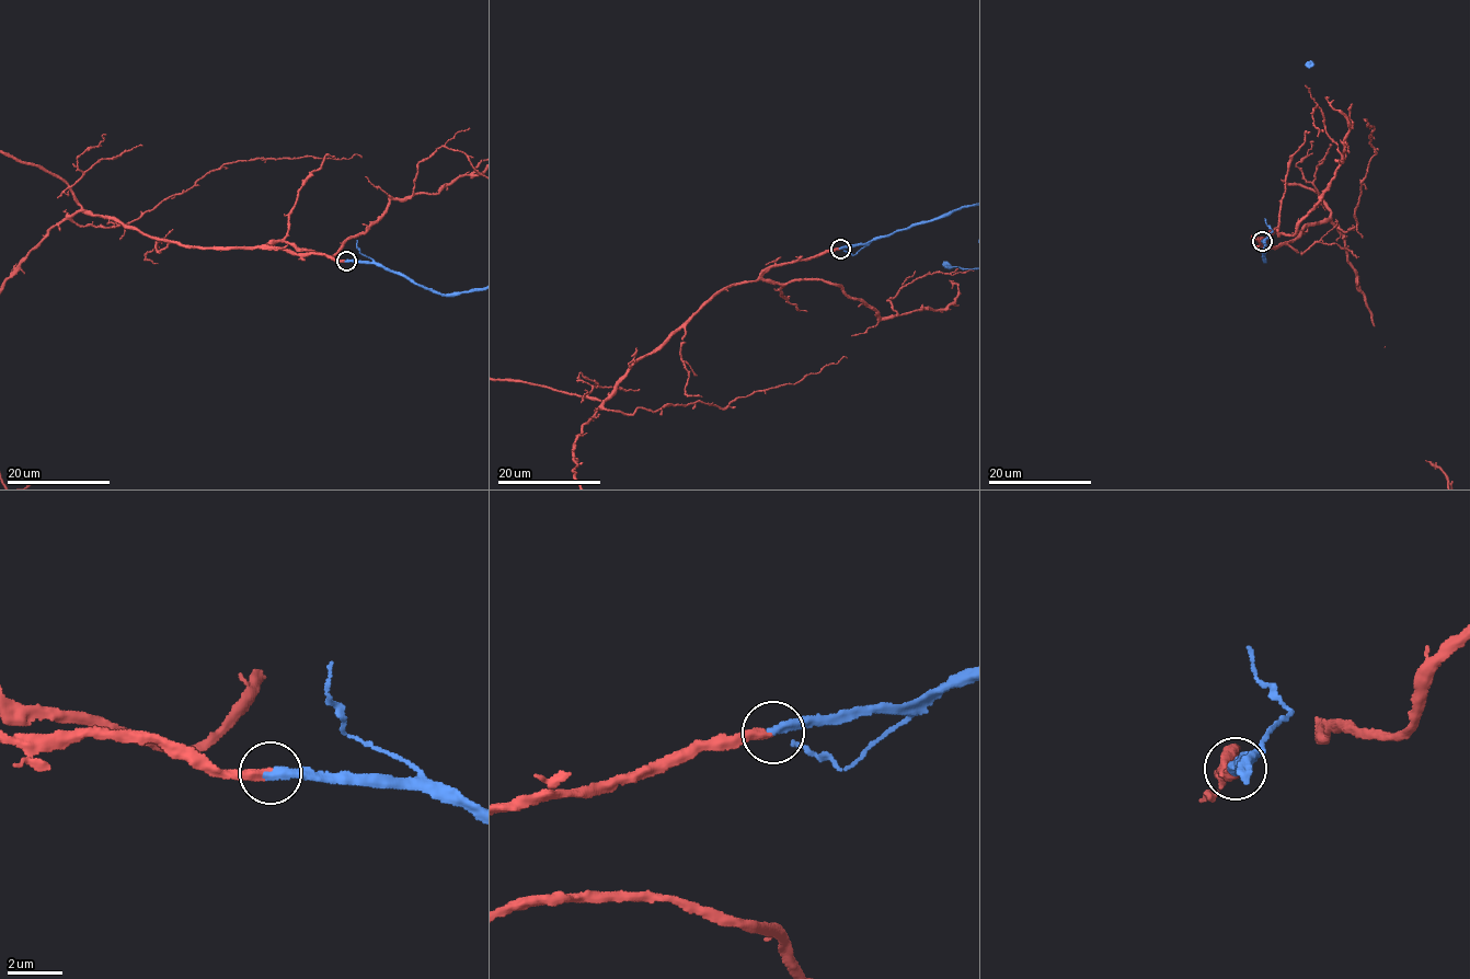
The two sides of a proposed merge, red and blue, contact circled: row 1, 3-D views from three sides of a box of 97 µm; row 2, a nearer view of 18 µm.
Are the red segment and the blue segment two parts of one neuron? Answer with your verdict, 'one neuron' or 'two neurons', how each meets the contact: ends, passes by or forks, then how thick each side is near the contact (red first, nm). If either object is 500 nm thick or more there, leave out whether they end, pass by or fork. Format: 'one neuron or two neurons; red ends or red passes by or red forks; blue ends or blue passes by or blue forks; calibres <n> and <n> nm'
one neuron; red ends; blue ends; calibres 280 and 360 nm

